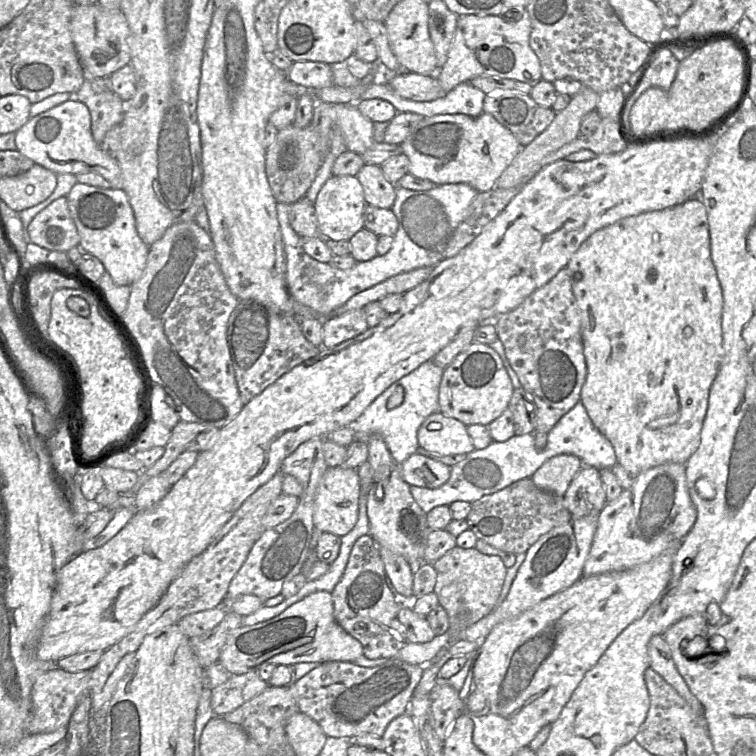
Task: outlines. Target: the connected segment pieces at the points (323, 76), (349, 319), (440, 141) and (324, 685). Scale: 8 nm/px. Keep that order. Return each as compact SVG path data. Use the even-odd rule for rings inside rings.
M293 62L290 69L284 73L292 82L309 90L320 90L334 85L331 65L323 62Z
M363 309L343 315L332 315L323 320L322 347L332 349L369 329Z
M443 114L425 117L400 144L409 160L409 173L437 185L464 183L478 193L493 189L503 171L522 146L515 136L492 115L478 117Z
M389 658L375 667L330 661L320 664L288 686L299 711L316 721L327 737L354 737L363 734L382 737L394 718L409 712L410 700L423 670L423 666L398 658Z

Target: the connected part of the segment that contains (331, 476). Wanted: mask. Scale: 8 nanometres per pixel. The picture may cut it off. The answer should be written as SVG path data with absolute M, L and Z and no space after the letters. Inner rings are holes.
M343 466L328 467L315 497L313 524L320 532L342 537L355 526L359 515L360 480L357 469Z

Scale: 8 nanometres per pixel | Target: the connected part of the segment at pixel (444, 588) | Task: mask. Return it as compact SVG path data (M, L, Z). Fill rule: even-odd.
M455 546L435 561L433 567L437 573L434 592L439 605L447 612L450 644L458 640L469 626L473 625L499 604L499 596L507 573L507 567L502 559L496 555L486 555L475 547L464 549Z

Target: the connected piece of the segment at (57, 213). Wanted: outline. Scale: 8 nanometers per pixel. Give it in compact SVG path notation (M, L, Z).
M61 196L40 211L30 222L31 243L49 251L67 252L80 243L71 217L67 196Z

